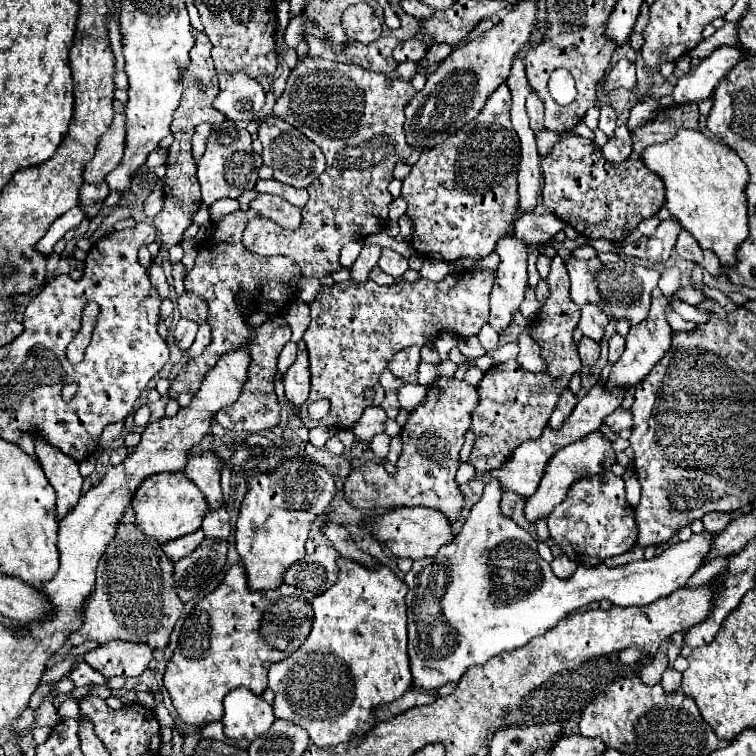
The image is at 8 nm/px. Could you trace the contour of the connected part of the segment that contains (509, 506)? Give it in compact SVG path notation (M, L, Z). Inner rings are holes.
M511 491L503 493L503 499L501 499L501 513L503 513L505 517L511 517L511 513L513 513L513 501L519 501L519 499L521 499L521 497L515 495L515 493L511 493Z

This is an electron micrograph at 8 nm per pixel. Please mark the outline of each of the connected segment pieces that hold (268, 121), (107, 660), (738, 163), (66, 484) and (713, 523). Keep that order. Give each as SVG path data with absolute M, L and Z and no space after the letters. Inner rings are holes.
M265 115L263 123L259 125L259 141L263 143L263 161L267 167L273 169L273 179L291 185L291 187L307 187L313 179L317 179L325 169L325 155L323 151L309 141L299 129L289 125L287 121Z
M109 641L85 653L85 661L107 679L115 675L139 677L151 659L153 651L147 645L131 641Z
M681 129L671 141L647 147L641 153L641 159L647 169L661 177L665 185L665 207L669 209L669 213L681 221L683 229L689 231L703 249L715 251L723 267L735 267L735 251L749 235L745 199L745 185L749 183L749 173L741 157L731 147L705 137L701 131Z
M35 437L33 441L35 455L57 493L57 517L61 519L73 509L73 505L81 497L83 477L79 473L79 463L59 449L53 449L53 445L41 441L41 437Z
M713 511L713 513L707 513L703 519L703 525L707 531L713 531L713 533L721 533L729 521L731 521L731 515L729 513L721 513L721 511Z

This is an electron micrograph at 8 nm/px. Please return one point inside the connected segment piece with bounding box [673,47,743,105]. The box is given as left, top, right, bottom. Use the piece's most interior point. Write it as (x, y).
(698, 84)

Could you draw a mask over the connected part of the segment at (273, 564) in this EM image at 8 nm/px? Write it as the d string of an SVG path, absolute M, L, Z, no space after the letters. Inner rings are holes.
M303 455L279 461L271 473L247 479L247 493L241 501L235 525L235 547L247 569L251 591L277 589L283 583L281 575L305 555L311 523L317 515L325 513L333 495L335 481L331 471Z

